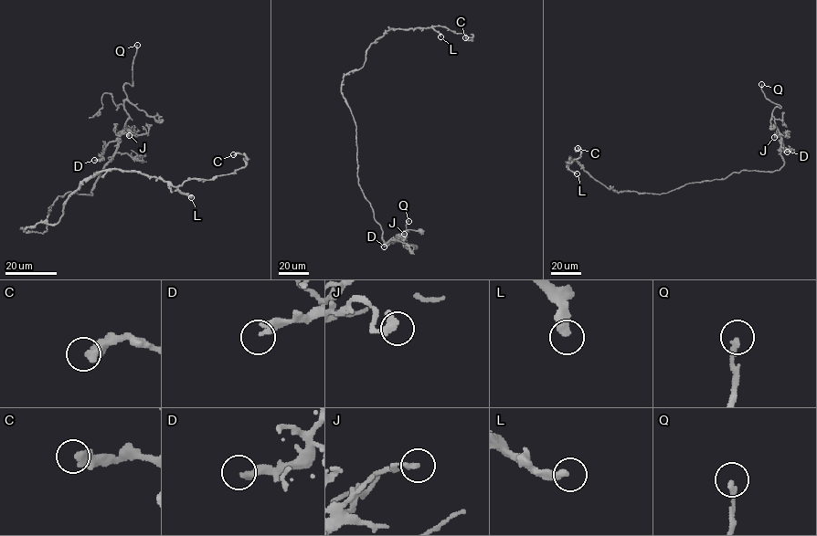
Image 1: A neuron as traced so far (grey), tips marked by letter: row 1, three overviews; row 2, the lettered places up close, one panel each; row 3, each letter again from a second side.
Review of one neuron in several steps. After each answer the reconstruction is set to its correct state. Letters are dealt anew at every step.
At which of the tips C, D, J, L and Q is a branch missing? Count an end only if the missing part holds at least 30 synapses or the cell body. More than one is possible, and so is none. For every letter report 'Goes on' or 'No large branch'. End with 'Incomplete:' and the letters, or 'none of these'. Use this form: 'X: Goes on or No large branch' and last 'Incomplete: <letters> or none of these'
C: No large branch
D: No large branch
J: No large branch
L: Goes on
Q: Goes on
Incomplete: L, Q

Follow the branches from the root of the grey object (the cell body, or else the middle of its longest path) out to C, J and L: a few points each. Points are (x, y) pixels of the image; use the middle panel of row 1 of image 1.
C: (355, 124), (341, 84), (363, 66), (377, 38), (392, 28), (436, 26), (465, 37)
J: (355, 124), (358, 183), (371, 205), (374, 219), (380, 225), (383, 241), (397, 240), (404, 234)
L: (355, 124), (343, 96), (341, 84), (344, 75), (363, 66), (369, 46), (392, 28), (433, 27), (440, 36)

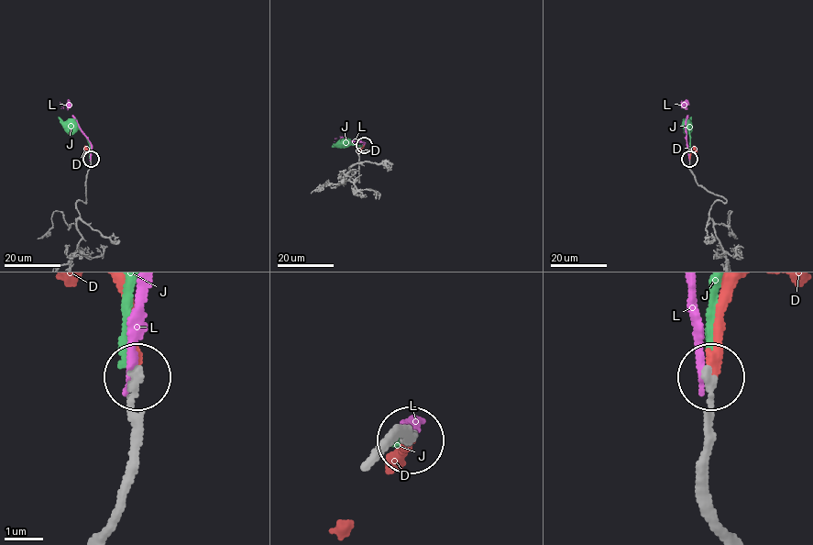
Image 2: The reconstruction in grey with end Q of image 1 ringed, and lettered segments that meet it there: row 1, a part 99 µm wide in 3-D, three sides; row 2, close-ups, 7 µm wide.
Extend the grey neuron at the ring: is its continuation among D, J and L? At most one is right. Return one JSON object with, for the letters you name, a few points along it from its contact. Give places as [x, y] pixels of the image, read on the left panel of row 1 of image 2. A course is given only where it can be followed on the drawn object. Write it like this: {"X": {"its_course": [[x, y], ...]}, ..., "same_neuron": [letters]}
{"same_neuron": ["D"]}

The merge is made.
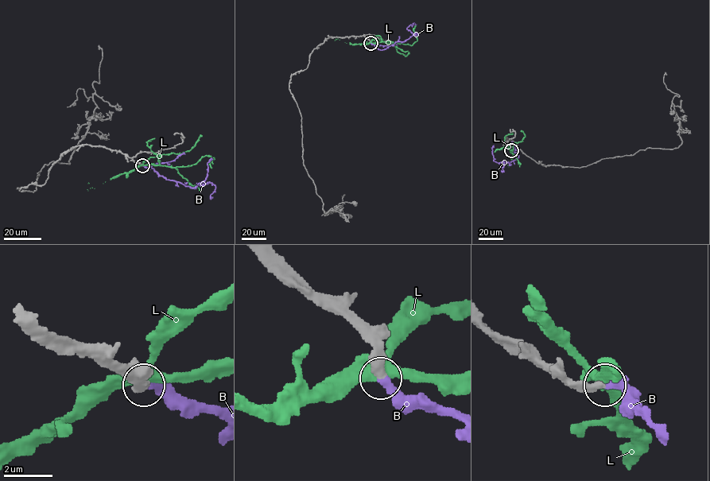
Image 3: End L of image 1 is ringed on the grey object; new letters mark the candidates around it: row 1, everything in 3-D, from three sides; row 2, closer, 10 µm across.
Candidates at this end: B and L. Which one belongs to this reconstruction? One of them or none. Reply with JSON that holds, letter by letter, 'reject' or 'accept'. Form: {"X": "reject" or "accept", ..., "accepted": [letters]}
{"B": "accept", "L": "reject", "accepted": ["B"]}

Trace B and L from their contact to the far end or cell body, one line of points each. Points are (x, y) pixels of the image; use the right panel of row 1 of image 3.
B: (512, 150), (517, 153), (517, 159), (510, 164), (498, 163), (494, 160), (493, 146)
L: (511, 150), (514, 144), (494, 152)

